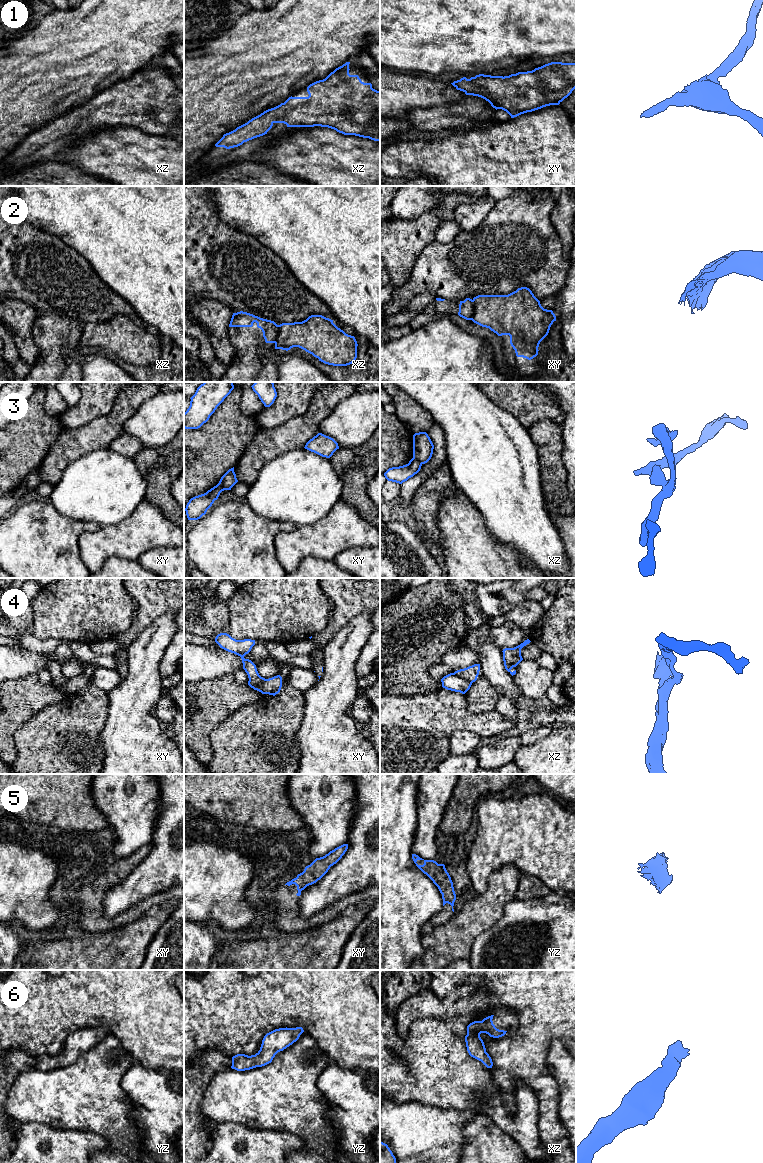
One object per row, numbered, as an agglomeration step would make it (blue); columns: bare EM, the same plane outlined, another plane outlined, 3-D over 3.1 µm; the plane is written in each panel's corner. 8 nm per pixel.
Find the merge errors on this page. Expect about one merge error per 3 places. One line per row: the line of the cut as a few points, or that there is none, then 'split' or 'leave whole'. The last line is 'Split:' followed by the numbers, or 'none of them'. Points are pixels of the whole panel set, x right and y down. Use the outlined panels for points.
1: cut none; leave whole
2: cut xy (471, 300), (473, 307), (472, 319); split
3: cut xz (413, 457), (421, 464); split
4: cut xz (454, 672), (471, 683); split
5: cut none; leave whole
6: cut none; leave whole
Split: 2, 3, 4

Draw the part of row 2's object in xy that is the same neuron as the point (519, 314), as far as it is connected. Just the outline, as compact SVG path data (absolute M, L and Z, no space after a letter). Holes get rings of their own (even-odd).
M527 287L518 288L508 295L478 295L472 301L474 307L472 321L489 328L498 336L509 335L516 356L528 360L538 355L540 342L548 335L551 325L556 321L553 311L544 309Z

